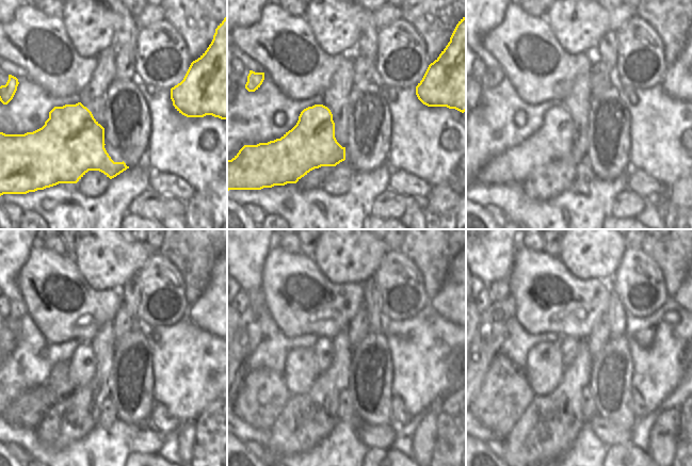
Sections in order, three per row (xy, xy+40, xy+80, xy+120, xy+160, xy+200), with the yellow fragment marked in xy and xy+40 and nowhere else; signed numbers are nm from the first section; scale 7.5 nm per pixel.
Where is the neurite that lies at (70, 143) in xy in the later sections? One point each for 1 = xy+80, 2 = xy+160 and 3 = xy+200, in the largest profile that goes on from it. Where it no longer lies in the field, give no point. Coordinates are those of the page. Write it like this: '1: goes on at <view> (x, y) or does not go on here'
1: goes on at xy+80 (552, 141)
2: goes on at xy+160 (323, 348)
3: goes on at xy+200 (568, 346)

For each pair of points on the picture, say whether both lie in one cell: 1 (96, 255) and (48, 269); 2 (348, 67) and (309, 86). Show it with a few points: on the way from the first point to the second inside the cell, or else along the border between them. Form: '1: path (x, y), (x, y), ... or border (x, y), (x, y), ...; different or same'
1: border (71, 256), (86, 284); different
2: border (346, 55), (333, 76), (331, 83), (321, 95); different

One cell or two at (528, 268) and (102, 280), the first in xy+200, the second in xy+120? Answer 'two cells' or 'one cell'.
two cells

